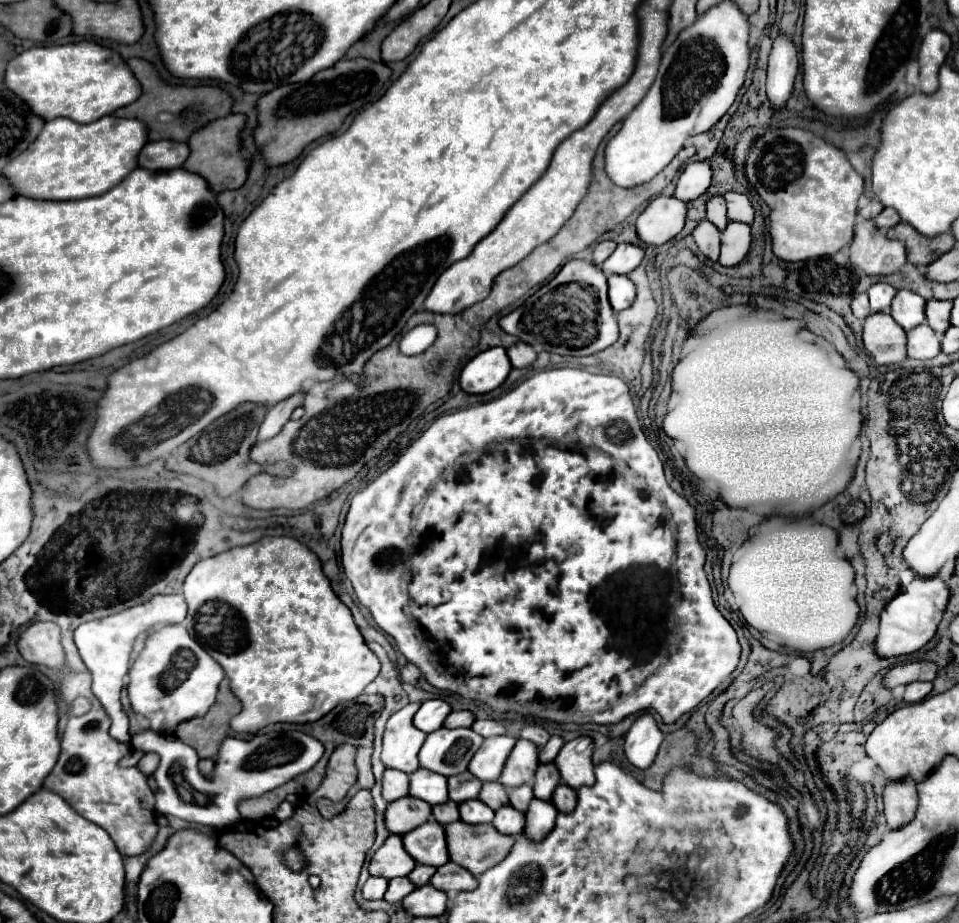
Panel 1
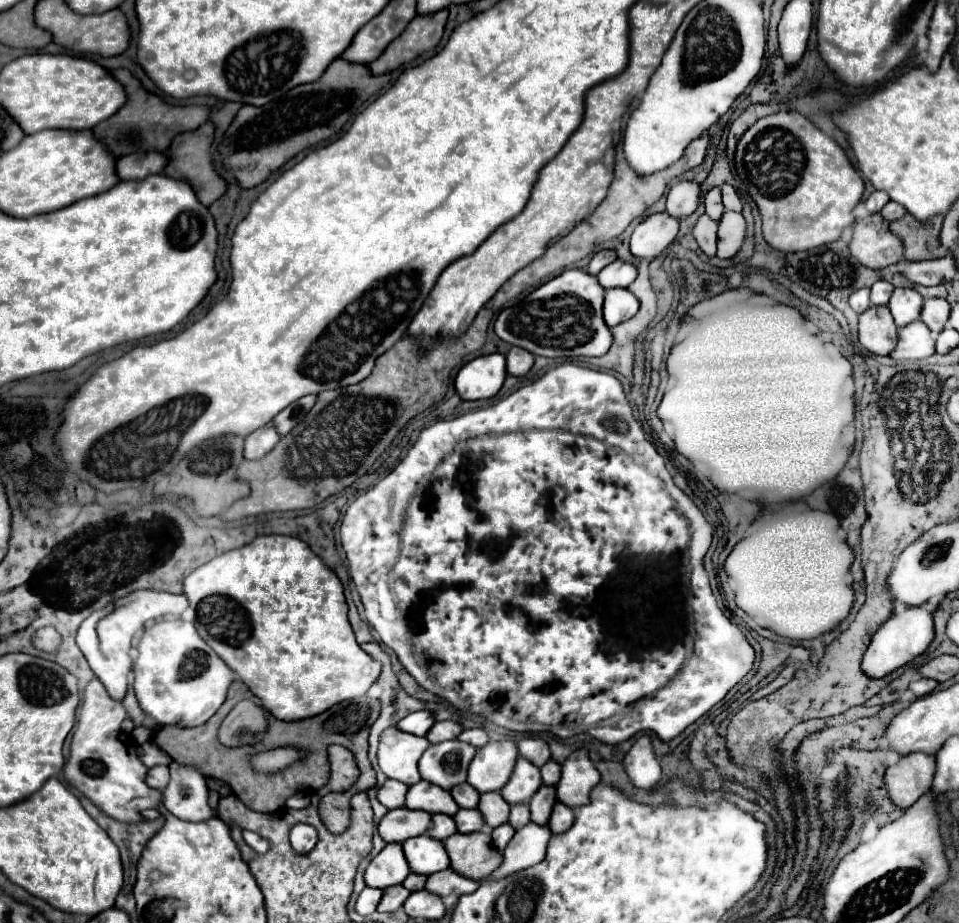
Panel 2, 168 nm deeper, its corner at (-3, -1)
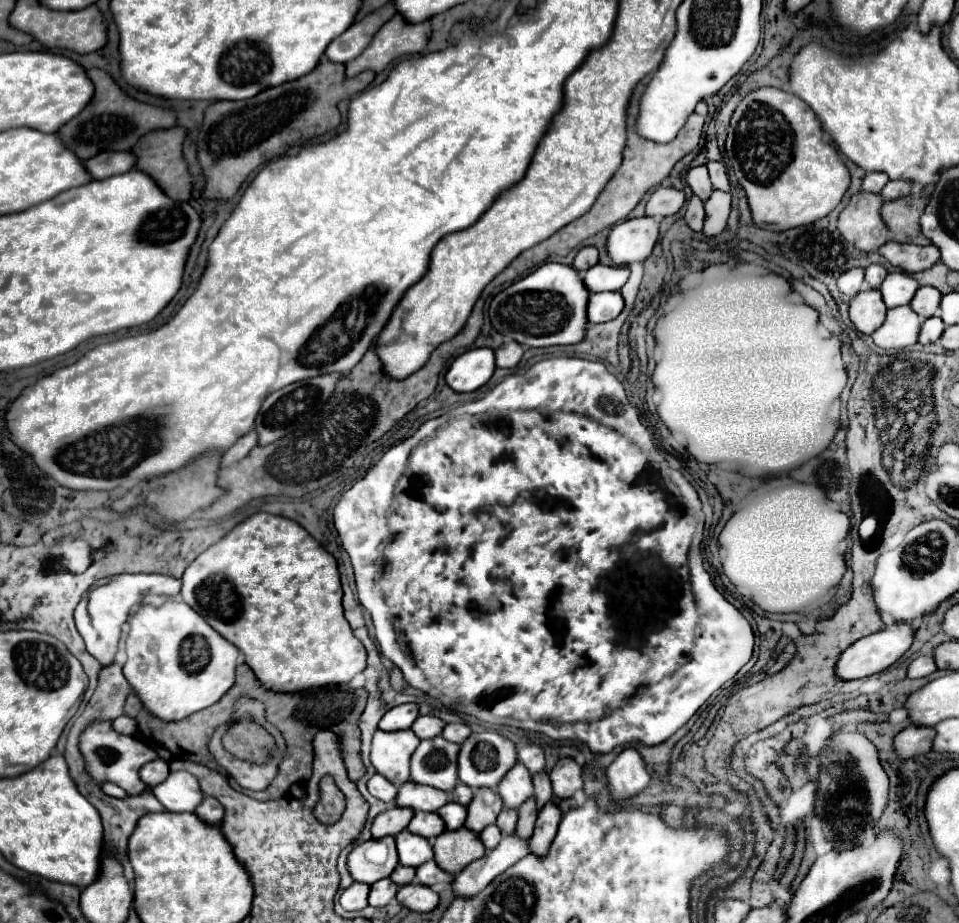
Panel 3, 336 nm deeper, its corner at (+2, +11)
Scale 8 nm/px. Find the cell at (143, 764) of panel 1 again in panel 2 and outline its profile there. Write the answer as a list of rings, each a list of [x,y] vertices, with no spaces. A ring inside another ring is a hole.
[[[156,765],[150,769],[150,773],[146,775],[146,783],[154,789],[164,789],[170,781],[170,773],[168,773],[168,767],[166,765]]]

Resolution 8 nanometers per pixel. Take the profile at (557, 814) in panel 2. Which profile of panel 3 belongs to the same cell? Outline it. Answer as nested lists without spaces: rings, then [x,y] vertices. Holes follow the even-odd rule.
[[[547,803],[535,821],[535,831],[529,839],[529,853],[545,857],[549,851],[549,845],[557,833],[557,825],[561,821],[561,811],[557,805]]]

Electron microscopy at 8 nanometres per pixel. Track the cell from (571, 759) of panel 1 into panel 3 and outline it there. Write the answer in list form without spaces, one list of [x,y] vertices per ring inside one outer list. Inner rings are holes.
[[[569,757],[557,761],[557,765],[549,773],[549,779],[551,779],[551,785],[553,785],[553,795],[559,797],[559,799],[567,799],[577,789],[583,787],[581,767]]]

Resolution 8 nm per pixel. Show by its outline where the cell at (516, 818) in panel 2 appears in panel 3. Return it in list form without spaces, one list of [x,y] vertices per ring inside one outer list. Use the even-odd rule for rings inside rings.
[[[503,809],[497,817],[497,827],[501,829],[503,835],[511,835],[515,831],[515,825],[517,825],[517,811],[513,809]]]

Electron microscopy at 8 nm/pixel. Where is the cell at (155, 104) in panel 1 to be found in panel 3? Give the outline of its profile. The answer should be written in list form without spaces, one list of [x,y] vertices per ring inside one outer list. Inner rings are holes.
[[[89,69],[87,77],[95,85],[95,93],[89,105],[57,131],[59,141],[65,145],[65,149],[69,149],[71,153],[77,153],[81,161],[87,161],[89,157],[101,151],[129,151],[139,141],[139,137],[157,129],[171,129],[175,125],[177,119],[173,111],[139,103],[127,97],[105,71]]]

